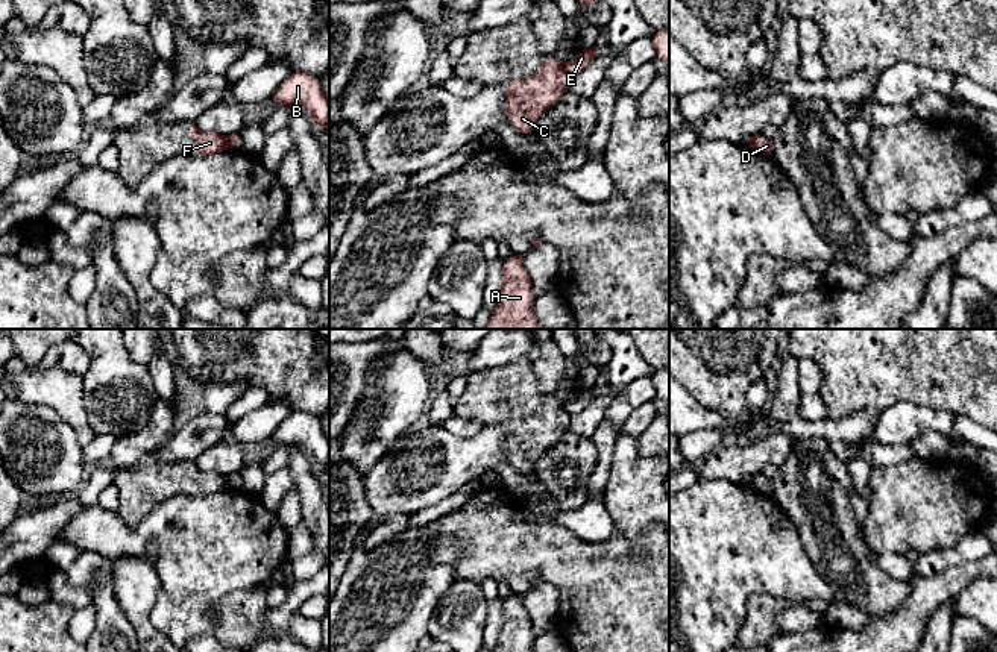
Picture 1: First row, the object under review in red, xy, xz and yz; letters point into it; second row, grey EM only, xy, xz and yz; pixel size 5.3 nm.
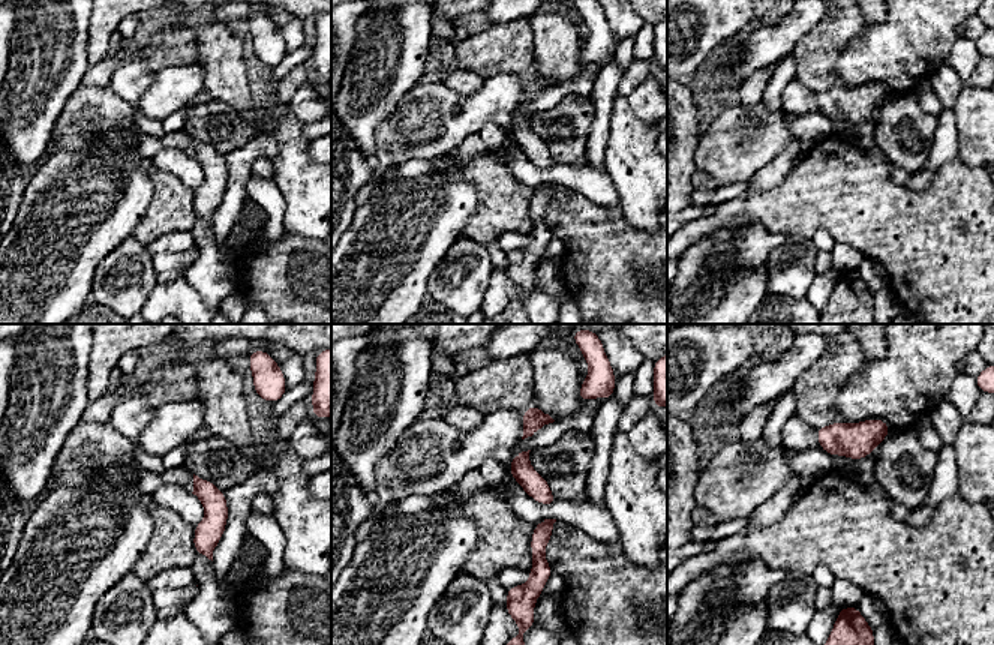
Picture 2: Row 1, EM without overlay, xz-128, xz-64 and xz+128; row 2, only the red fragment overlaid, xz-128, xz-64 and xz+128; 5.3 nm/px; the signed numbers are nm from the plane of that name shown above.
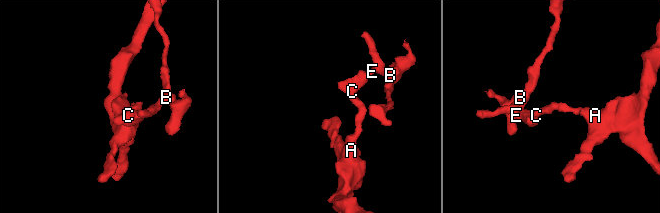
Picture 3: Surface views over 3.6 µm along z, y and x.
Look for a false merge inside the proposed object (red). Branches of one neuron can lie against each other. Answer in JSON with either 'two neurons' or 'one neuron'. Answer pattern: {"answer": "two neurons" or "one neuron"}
{"answer": "two neurons"}

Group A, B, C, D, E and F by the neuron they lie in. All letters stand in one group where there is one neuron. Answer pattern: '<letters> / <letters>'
A C D F / B E

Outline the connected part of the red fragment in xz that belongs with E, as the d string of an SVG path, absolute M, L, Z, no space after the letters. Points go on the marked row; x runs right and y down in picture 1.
M595 44L589 50L580 49L575 55L575 59L566 62L563 67L569 76L581 73L587 65L598 56L598 45Z

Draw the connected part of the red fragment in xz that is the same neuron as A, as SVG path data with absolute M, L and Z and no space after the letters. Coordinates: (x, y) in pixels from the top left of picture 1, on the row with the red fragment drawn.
M513 253L502 262L499 303L483 329L545 329L533 311L536 294L525 268L525 256L527 253Z

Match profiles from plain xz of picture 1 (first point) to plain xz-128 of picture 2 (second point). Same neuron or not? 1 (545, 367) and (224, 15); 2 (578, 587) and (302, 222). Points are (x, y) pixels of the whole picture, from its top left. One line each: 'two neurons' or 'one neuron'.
1: two neurons
2: two neurons

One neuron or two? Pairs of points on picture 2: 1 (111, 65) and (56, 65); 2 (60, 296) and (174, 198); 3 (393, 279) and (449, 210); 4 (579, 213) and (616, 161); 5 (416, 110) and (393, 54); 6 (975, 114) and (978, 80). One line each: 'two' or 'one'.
1: two
2: two
3: one
4: two
5: two
6: two

